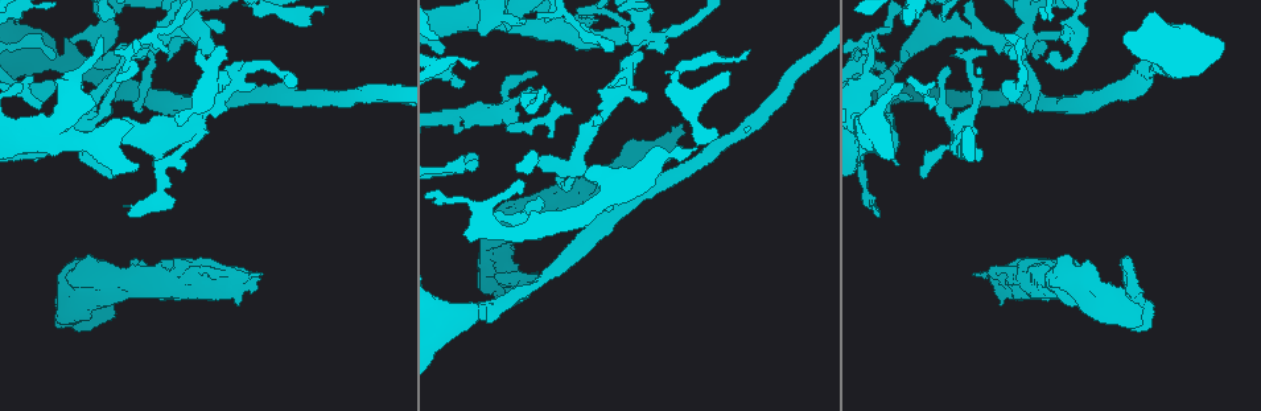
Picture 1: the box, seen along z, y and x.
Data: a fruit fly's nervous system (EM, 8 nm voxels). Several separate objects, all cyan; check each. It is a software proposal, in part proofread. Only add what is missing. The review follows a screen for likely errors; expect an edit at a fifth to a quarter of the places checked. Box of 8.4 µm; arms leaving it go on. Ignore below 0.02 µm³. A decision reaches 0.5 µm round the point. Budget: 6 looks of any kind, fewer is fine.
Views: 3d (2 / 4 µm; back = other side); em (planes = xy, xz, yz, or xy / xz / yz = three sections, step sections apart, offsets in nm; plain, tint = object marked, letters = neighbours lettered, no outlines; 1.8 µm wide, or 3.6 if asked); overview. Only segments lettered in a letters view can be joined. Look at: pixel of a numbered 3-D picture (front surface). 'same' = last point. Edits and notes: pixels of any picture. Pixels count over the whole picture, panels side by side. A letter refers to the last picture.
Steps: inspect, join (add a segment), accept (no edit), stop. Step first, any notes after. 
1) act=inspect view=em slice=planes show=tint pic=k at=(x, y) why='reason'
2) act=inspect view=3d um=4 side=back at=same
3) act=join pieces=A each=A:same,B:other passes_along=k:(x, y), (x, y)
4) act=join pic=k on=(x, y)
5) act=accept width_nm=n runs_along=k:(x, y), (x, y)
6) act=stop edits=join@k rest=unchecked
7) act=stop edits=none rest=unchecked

act=inspect view=em slice=yz step=16 show=letters pic=1 at=(139, 109) why='tapers out'

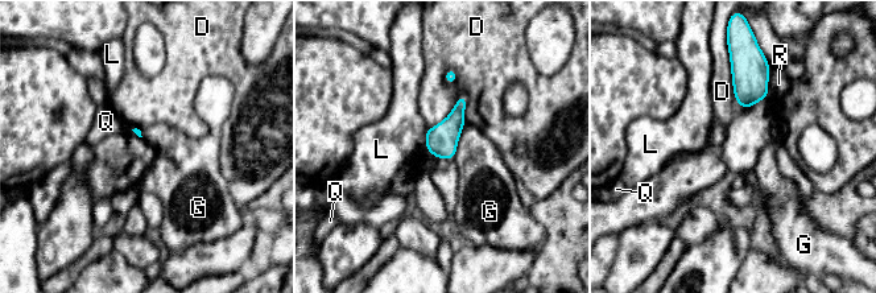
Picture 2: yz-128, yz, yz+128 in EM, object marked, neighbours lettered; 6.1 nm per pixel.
act=inspect view=em slice=planes show=letters at=same why='another direction'

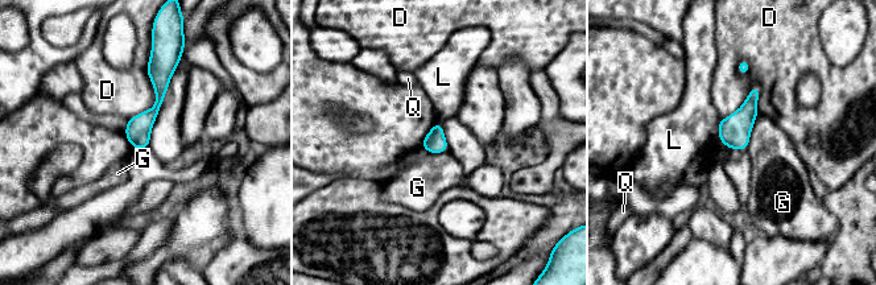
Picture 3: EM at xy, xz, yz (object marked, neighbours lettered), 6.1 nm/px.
act=accept each=D:other,G:other,L:other,Q:other border=3:(152, 48), (155, 103), (128, 119) found='no lettered segment goes on from it'

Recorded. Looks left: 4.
act=inspect view=3d um=2 pic=1 at=(926, 174) why='tapers out'

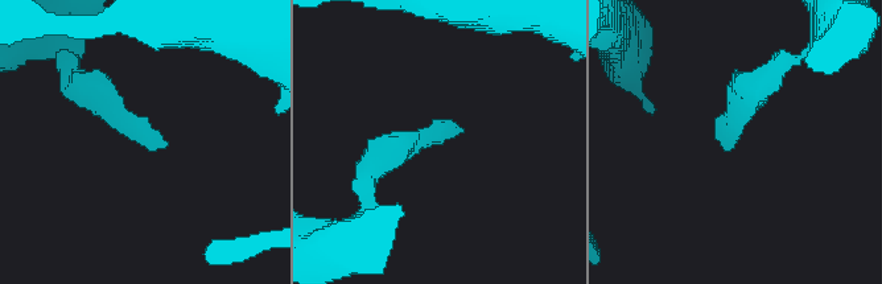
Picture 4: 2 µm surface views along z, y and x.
act=inspect view=em slice=planes show=letters pic=4 at=(164, 148)

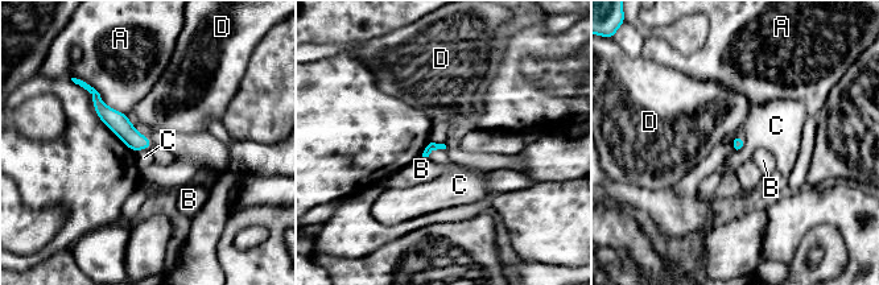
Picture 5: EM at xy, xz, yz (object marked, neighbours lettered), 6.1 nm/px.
act=accept each=A:other,B:other,C:other,D:other border=5:(445, 148), (437, 148), (428, 156) found='none of them fits'

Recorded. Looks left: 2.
act=stop edits=none rest=unchecked

